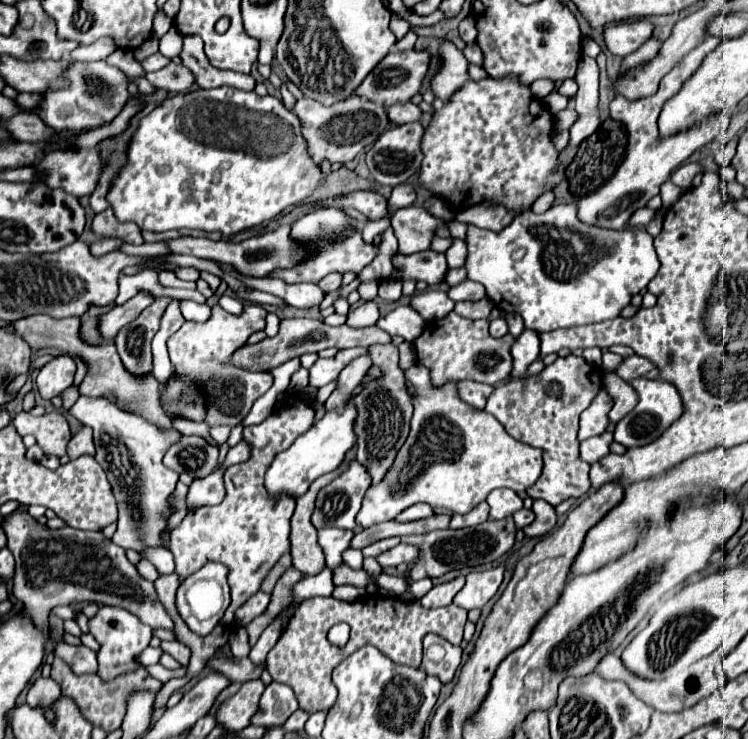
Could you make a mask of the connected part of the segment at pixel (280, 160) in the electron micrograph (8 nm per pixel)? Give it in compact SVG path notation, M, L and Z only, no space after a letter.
M217 87L169 97L161 107L141 119L139 131L129 145L129 161L109 191L109 203L119 221L133 221L147 231L185 227L221 231L231 237L239 231L259 227L311 195L325 179L325 173L317 173L317 169L309 165L305 139L299 131L301 125L297 117L271 95L259 97L253 91Z

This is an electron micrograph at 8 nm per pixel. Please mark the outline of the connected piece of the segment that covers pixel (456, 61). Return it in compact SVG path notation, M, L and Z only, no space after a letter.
M451 41L441 43L439 59L441 59L441 67L431 77L431 89L435 97L439 97L445 103L449 93L453 93L453 89L459 89L469 79L467 59L463 57L463 51L459 51Z

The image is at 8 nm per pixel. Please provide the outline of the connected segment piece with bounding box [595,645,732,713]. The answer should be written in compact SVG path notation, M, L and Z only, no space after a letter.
M725 645L717 647L713 653L706 655L695 661L692 665L689 665L691 661L687 661L687 665L679 667L679 657L677 658L677 677L669 677L669 679L657 679L657 681L647 681L647 679L641 679L633 673L629 673L625 669L625 665L621 665L621 659L617 655L607 655L603 657L601 665L597 665L597 673L603 677L603 679L621 679L627 683L627 687L643 701L647 703L649 707L661 711L661 713L677 713L677 711L683 711L687 707L693 707L695 703L699 703L703 697L711 695L713 691L722 689L728 682L728 679L723 670L723 659L732 651L727 649Z

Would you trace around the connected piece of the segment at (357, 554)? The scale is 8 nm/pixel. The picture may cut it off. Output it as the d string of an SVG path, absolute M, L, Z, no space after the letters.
M347 549L347 551L343 553L343 561L345 561L351 569L361 569L361 565L363 565L363 555L361 555L361 551L357 551L357 549Z

